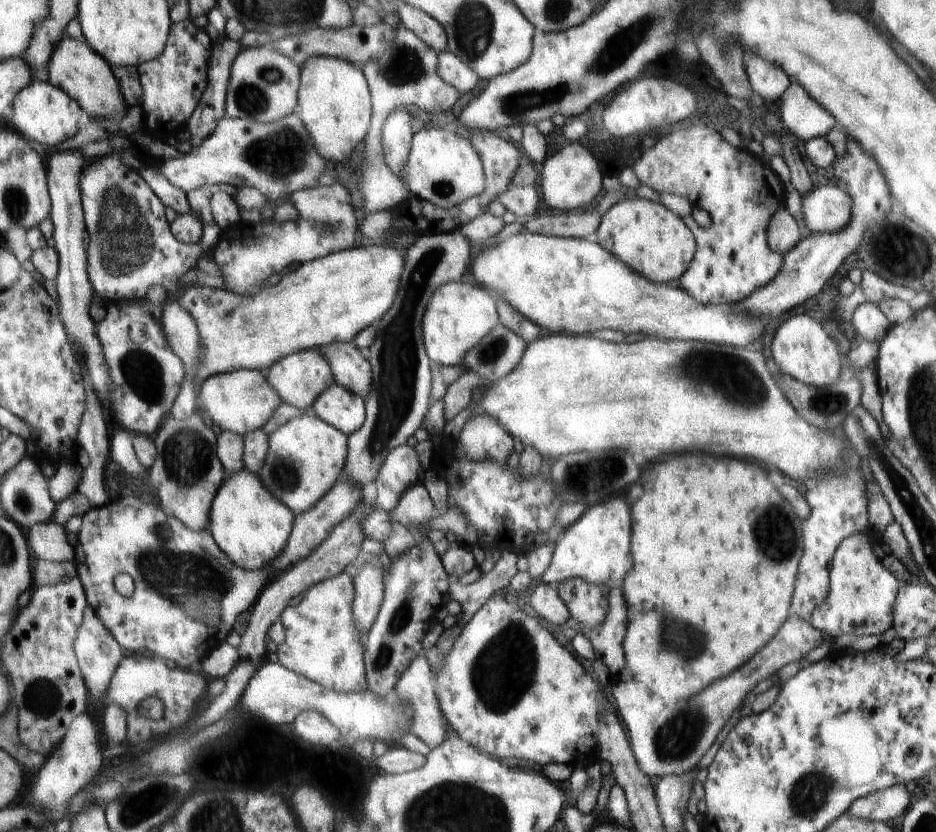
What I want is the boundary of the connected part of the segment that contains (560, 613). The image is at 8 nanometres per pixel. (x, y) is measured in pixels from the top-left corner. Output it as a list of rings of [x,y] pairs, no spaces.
[[[546,583],[540,584],[532,592],[530,604],[536,614],[552,626],[564,626],[571,618],[568,607],[558,592]]]

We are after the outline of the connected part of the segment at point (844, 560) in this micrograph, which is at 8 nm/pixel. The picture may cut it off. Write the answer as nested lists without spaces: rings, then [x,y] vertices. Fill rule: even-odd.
[[[862,531],[846,537],[831,560],[828,596],[812,611],[811,619],[808,620],[826,637],[836,638],[841,634],[882,634],[894,626],[894,610],[899,594],[898,580],[874,556],[868,535]]]

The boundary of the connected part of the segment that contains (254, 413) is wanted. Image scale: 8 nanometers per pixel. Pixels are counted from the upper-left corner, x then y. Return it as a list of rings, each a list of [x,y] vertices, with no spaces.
[[[238,369],[210,377],[200,388],[200,411],[211,417],[223,431],[231,430],[242,436],[262,429],[280,408],[283,397],[271,387],[265,373],[260,370]]]

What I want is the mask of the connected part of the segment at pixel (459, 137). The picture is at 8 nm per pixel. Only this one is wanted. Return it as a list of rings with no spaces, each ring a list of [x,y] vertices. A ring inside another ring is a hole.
[[[436,126],[416,132],[411,139],[411,151],[400,180],[414,198],[427,200],[440,208],[455,207],[486,190],[486,173],[479,153],[463,133],[449,127]]]

